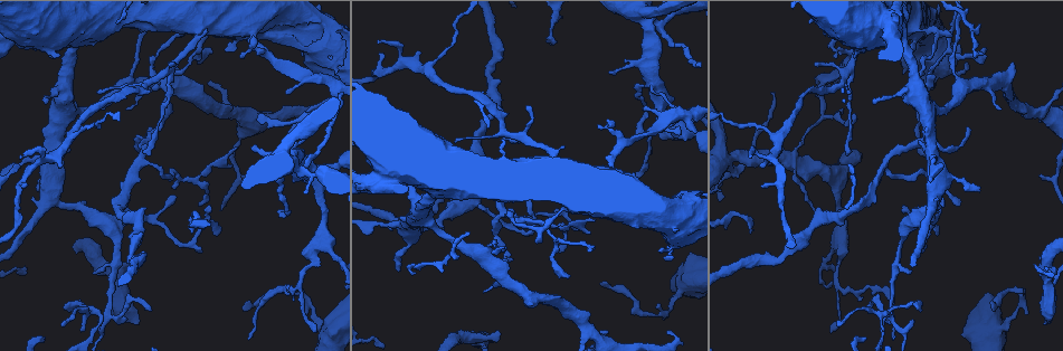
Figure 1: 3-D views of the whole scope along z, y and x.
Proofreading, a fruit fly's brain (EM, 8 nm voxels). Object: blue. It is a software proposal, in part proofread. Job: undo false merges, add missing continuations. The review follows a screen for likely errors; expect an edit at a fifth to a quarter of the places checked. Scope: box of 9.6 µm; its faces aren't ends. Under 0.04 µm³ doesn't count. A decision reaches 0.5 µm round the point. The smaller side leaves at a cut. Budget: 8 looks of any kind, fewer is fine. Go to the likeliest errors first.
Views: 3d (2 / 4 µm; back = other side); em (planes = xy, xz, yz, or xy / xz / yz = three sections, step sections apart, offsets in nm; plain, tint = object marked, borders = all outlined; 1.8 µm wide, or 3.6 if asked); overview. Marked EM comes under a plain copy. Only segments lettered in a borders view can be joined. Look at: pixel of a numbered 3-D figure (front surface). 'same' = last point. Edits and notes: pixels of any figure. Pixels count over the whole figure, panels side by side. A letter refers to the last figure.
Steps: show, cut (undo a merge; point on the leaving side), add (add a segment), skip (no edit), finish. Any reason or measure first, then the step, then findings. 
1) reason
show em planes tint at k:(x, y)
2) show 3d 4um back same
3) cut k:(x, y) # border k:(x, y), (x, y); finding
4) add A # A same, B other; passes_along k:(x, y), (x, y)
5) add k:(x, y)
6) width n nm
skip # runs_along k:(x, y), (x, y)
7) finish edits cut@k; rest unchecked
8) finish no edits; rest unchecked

branch stops here
show em planes borders at 1:(138, 324)

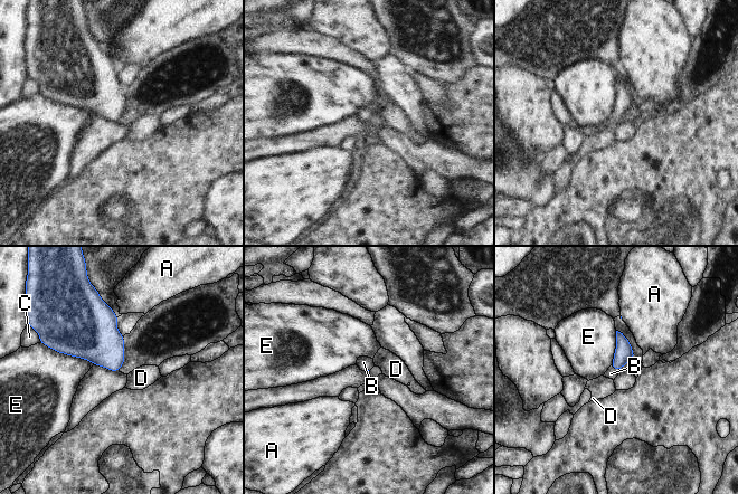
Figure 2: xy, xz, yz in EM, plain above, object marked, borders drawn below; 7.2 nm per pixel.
add B # A other, B same, C other, D other, E other; passes_along 2:(624, 353), (615, 369), (611, 373); the neuron continues

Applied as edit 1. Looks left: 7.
side arm on a straight run
show em yz step 8 tint at 1:(104, 314)

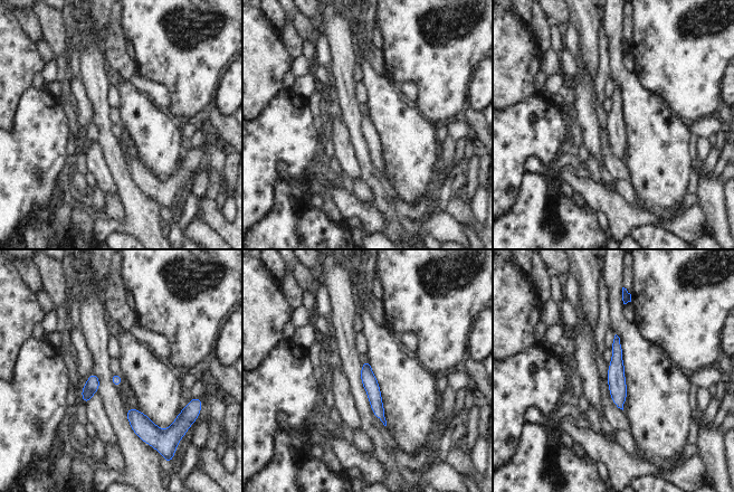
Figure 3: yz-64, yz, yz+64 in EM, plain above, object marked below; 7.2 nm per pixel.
show em planes borders same

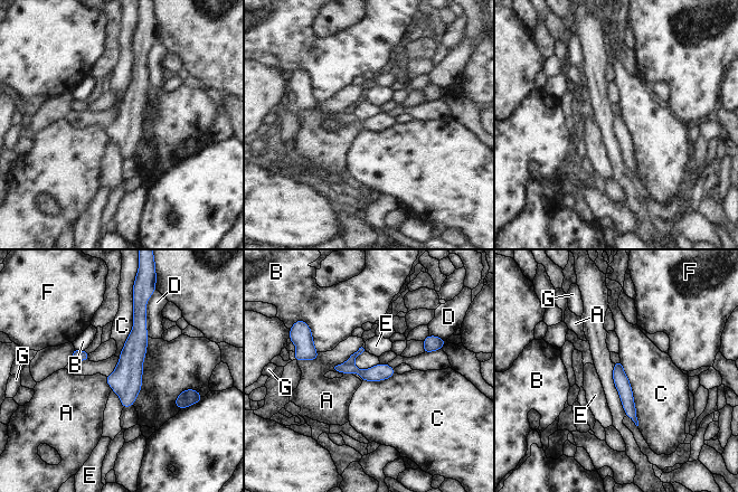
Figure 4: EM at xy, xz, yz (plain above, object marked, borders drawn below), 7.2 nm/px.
longest_contact C 500 nm
cut 4:(351, 359) # A other, B other, C other, D other, E other, F other, G other; a second neuron is stuck on

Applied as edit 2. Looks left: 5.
show overview

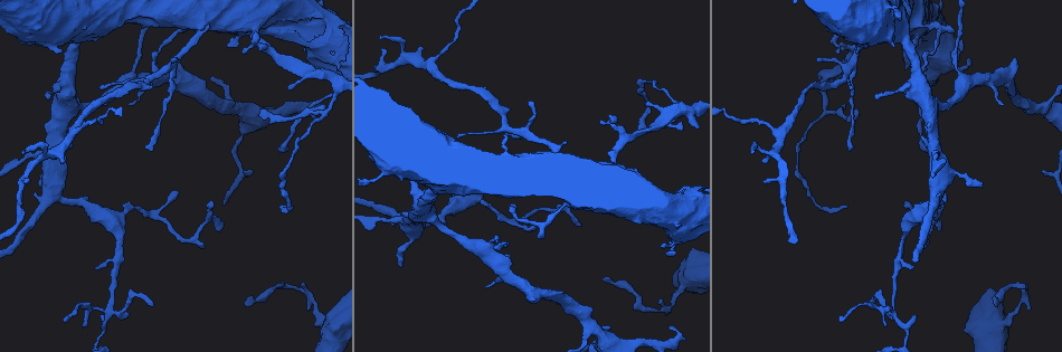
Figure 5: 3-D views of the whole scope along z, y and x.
branch stops here
show em 3.6um xy step 16 tint at 5:(40, 186)

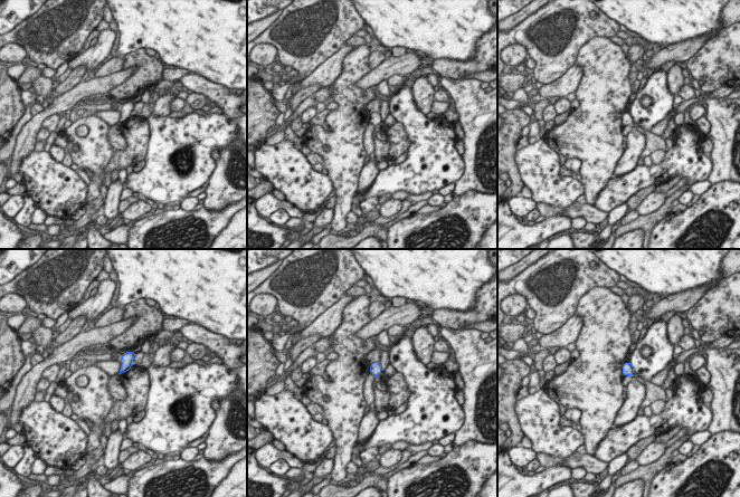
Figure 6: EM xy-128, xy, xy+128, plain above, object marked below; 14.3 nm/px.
cut it another way
show em 3.6um planes borders same

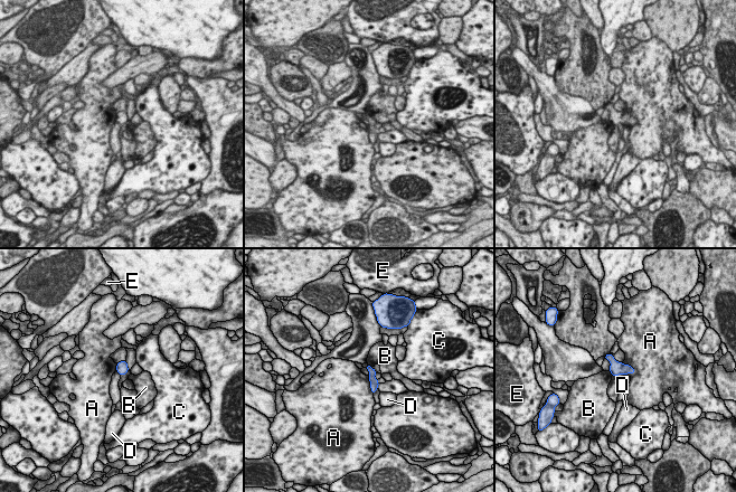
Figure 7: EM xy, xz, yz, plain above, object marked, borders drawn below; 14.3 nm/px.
longest_contact A 240 nm
skip # A other, B other, C other, D other, E other; border 7:(622, 362), (631, 366), (635, 371); no lettered segment goes on from it

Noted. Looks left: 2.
an open end
show em planes borders at 5:(820, 60)

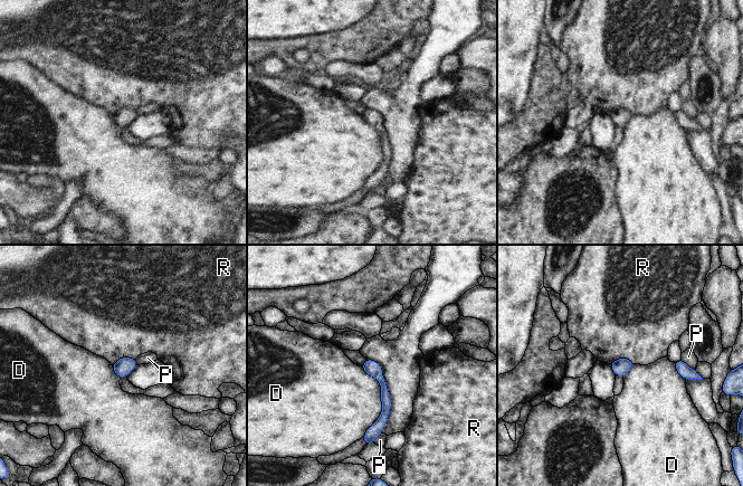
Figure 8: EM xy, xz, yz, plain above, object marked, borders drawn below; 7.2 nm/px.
skip # D other, P other, R other; border 8:(361, 367), (381, 403), (362, 437); no lettered segment goes on from it

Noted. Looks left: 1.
finish edits add@2, cut@4; rest unchecked

